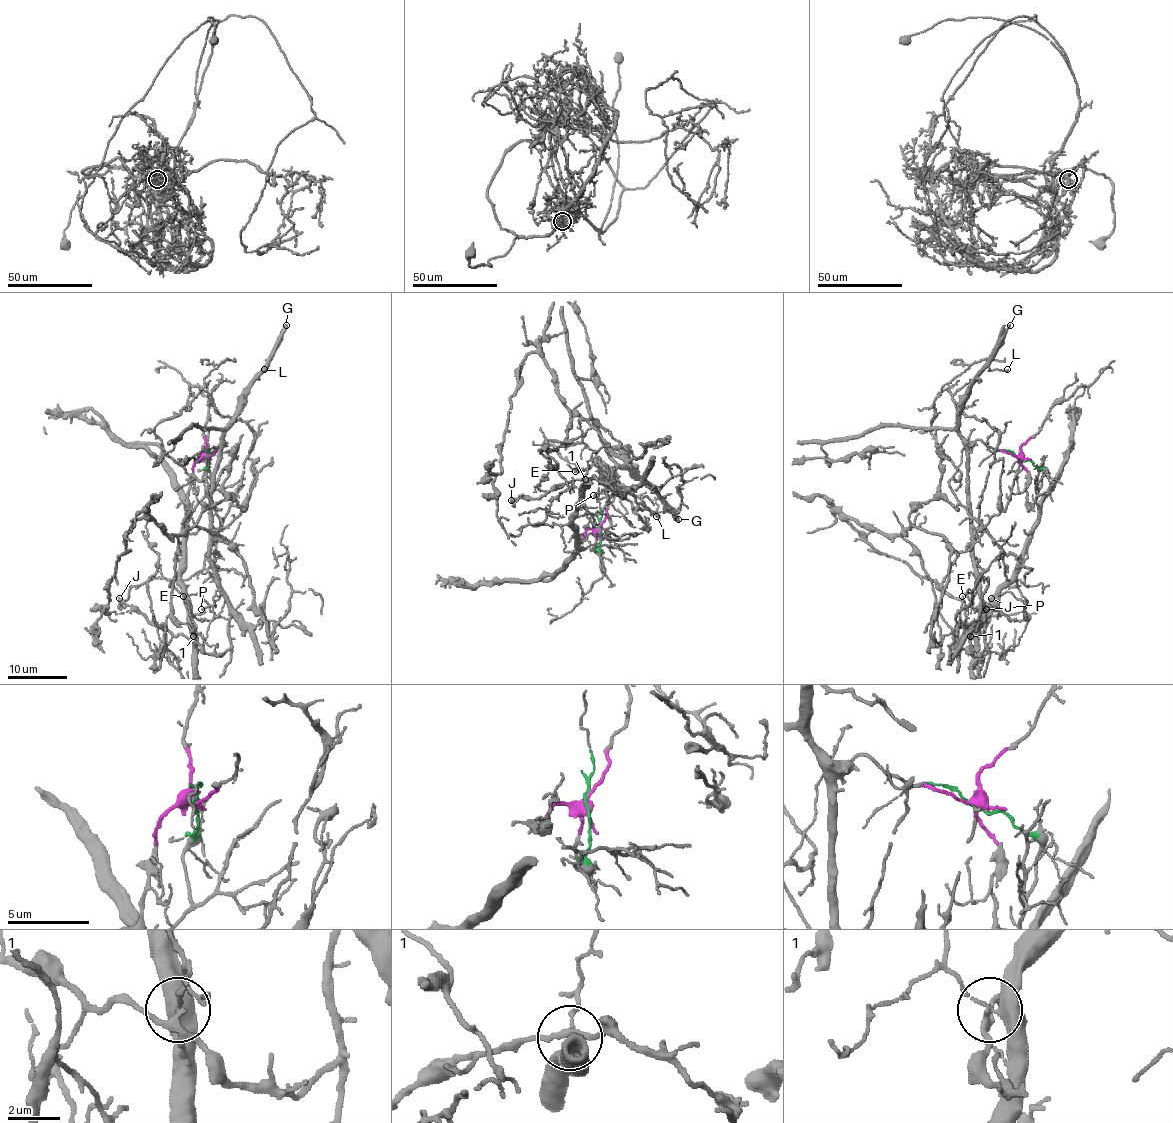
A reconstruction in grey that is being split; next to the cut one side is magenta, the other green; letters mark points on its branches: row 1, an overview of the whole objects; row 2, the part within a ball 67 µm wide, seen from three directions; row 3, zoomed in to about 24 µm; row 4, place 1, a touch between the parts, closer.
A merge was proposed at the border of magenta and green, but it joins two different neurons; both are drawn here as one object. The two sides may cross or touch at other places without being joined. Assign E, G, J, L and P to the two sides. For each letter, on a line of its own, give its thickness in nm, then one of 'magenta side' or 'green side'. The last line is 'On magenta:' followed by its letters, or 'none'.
E: 130 nm | green side
G: 240 nm | magenta side
J: 320 nm | magenta side
L: 140 nm | magenta side
P: 110 nm | magenta side
On magenta: G, J, L, P

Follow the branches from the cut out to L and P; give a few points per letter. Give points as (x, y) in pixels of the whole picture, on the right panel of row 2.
L: (1021, 458), (996, 450), (979, 440), (967, 441), (958, 430), (958, 413), (966, 389), (987, 367), (1008, 370)
P: (1021, 458), (996, 450), (979, 440), (969, 452), (970, 555), (981, 600), (990, 606), (985, 609)

